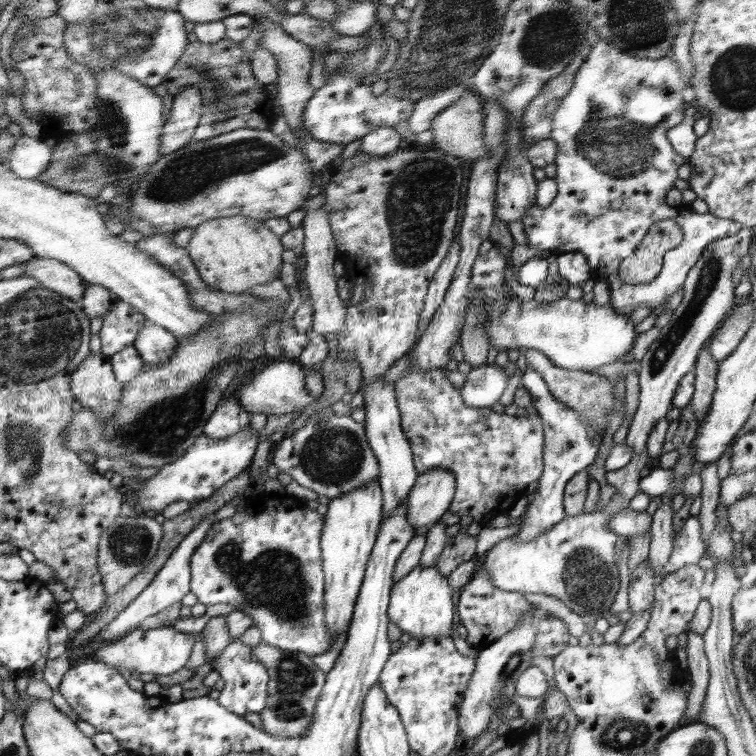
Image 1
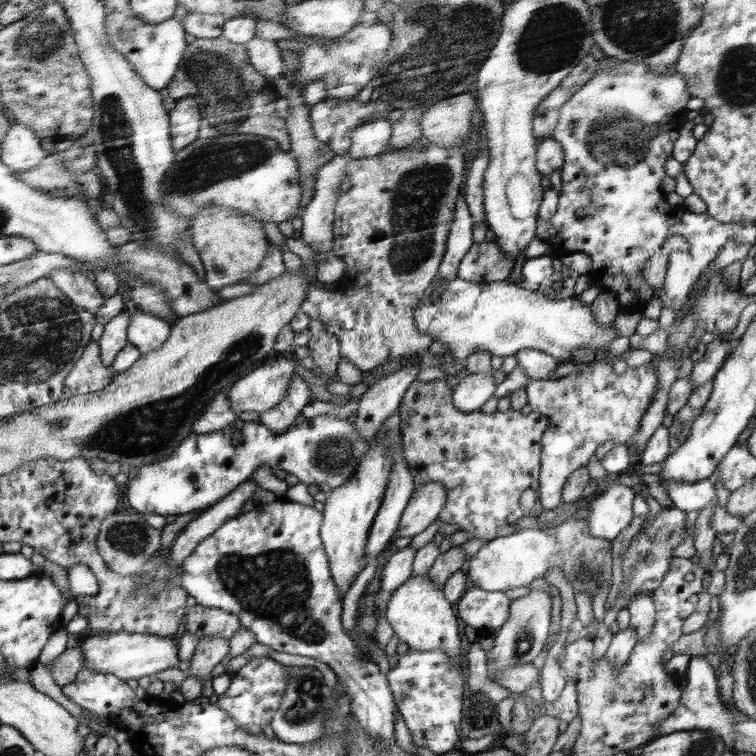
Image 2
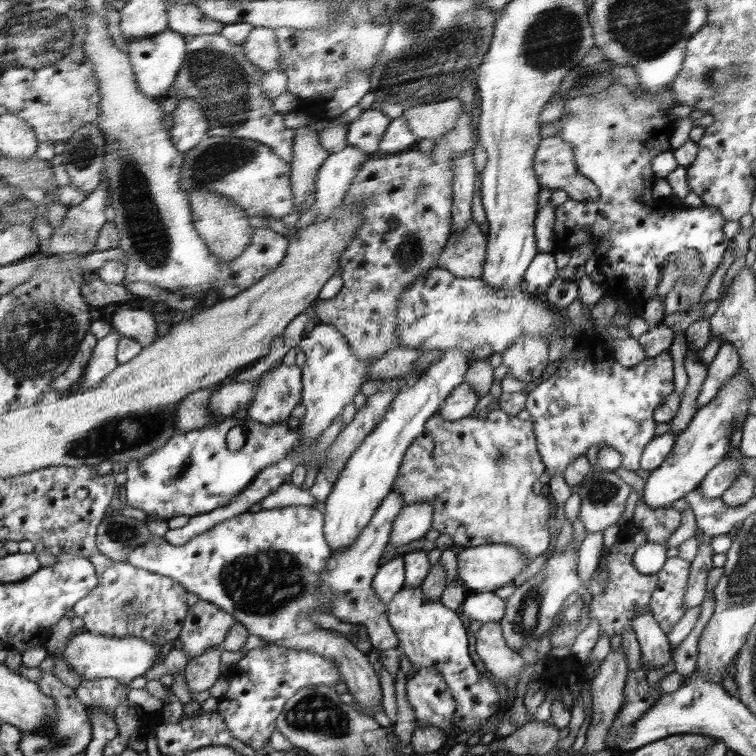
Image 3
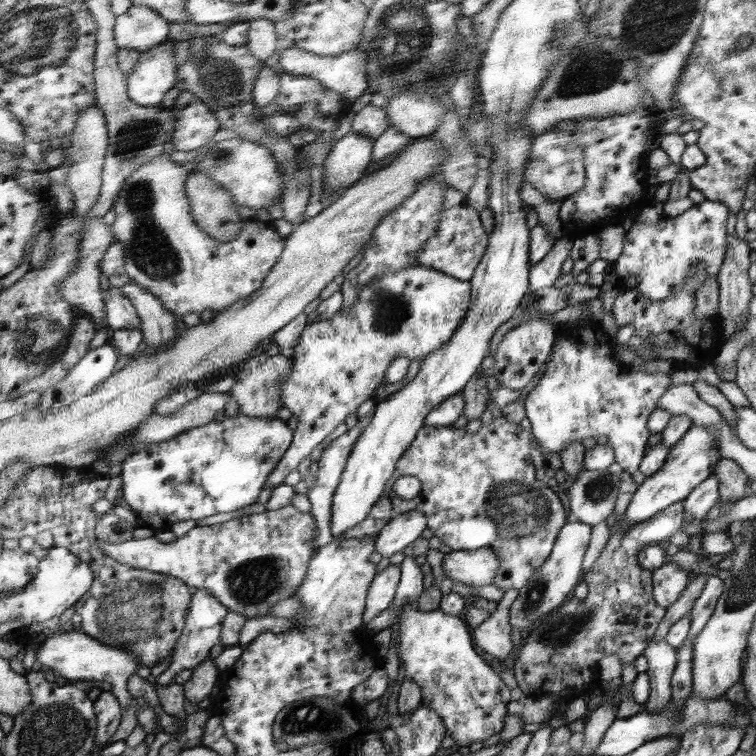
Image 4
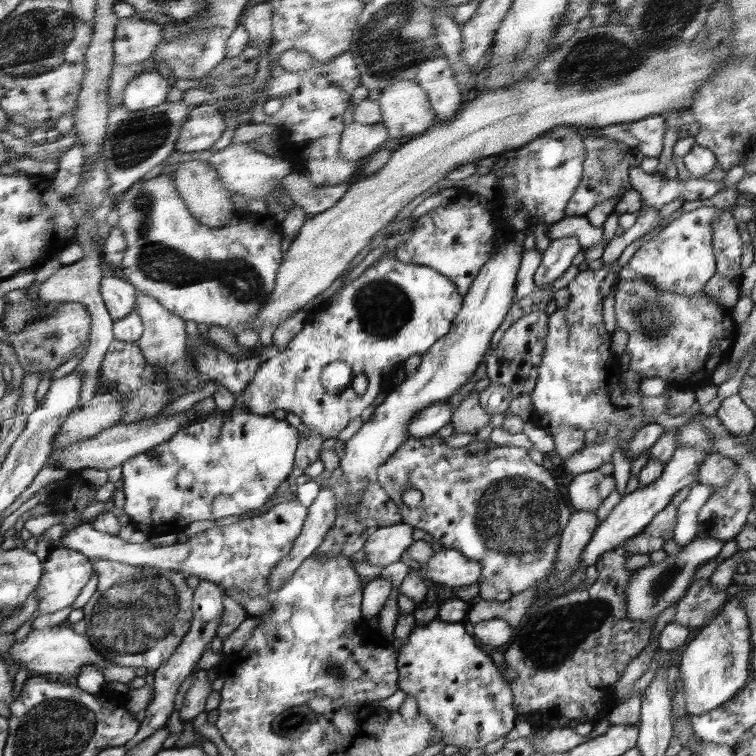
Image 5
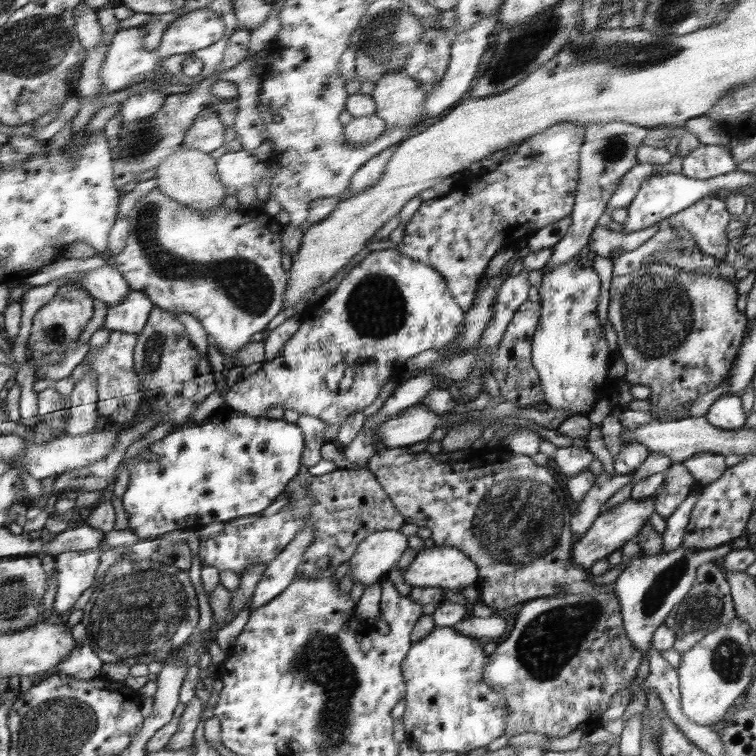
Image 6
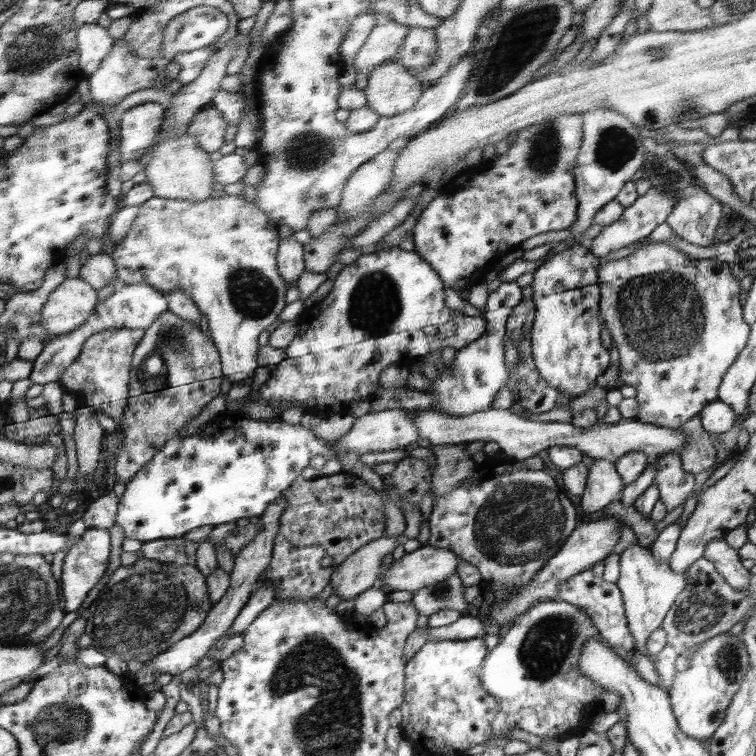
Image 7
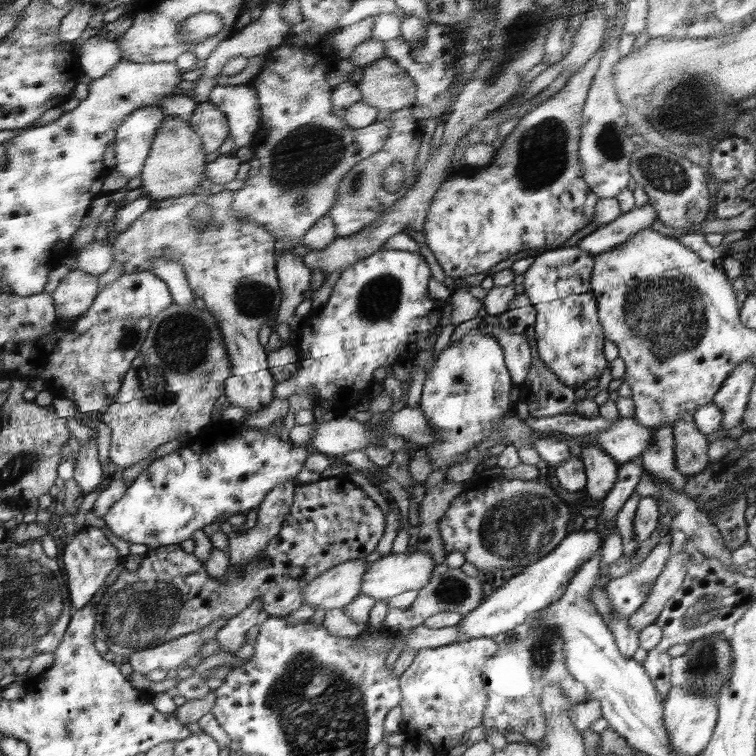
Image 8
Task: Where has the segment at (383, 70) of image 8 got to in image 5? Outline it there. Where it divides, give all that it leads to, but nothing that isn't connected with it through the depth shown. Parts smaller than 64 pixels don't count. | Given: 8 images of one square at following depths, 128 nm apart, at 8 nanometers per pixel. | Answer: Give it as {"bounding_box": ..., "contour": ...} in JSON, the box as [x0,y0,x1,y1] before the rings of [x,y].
{"bounding_box":[377,79,438,138],"contour":[[[415,79],[393,82],[381,90],[377,101],[381,108],[382,123],[387,128],[390,138],[424,134],[428,129],[436,126],[438,121],[426,89]]]}

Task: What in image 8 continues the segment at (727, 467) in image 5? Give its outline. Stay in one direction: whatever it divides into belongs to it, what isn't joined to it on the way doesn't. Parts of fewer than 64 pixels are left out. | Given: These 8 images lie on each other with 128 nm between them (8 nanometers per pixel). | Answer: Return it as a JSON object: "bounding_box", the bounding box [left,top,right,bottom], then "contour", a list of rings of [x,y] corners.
{"bounding_box":[672,412,712,475],"contour":[[[684,412],[672,426],[676,468],[685,475],[702,472],[712,463],[708,456],[710,443],[696,424],[695,417]]]}

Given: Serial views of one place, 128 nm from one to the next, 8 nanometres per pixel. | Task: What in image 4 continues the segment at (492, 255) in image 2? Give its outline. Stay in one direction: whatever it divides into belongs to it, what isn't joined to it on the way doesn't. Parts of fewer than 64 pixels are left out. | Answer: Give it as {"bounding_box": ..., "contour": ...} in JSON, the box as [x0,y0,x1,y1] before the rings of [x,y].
{"bounding_box":[416,204,490,282],"contour":[[[466,204],[455,205],[443,211],[443,218],[439,220],[439,230],[416,252],[416,264],[438,269],[456,280],[468,282],[474,278],[476,268],[487,252],[489,239],[490,235],[480,222],[479,212]]]}

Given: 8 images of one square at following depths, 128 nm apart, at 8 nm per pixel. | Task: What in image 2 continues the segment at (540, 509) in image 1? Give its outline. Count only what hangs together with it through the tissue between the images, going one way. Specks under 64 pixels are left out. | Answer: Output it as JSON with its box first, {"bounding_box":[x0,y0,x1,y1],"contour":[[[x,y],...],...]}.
{"bounding_box":[526,362,660,510],"contour":[[[647,362],[640,368],[628,368],[624,375],[617,375],[612,366],[604,363],[596,363],[586,367],[581,372],[572,373],[566,377],[553,381],[534,381],[529,379],[526,388],[528,406],[533,411],[541,412],[550,421],[542,436],[542,470],[539,472],[539,501],[544,510],[554,510],[563,503],[563,487],[567,480],[579,468],[586,467],[590,458],[594,456],[596,448],[608,440],[616,444],[625,444],[629,448],[631,466],[640,466],[640,454],[635,448],[631,448],[631,440],[638,435],[642,418],[648,412],[652,402],[655,401],[656,392],[660,390],[660,375],[653,368],[653,364]]]}

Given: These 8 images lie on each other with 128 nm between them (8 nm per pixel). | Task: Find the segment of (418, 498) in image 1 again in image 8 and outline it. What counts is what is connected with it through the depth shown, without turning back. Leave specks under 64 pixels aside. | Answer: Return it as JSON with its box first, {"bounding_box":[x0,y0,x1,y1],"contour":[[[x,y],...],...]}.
{"bounding_box":[303,559,367,609],"contour":[[[364,559],[337,564],[309,584],[303,591],[303,599],[316,609],[347,607],[362,594],[363,576],[367,565]]]}

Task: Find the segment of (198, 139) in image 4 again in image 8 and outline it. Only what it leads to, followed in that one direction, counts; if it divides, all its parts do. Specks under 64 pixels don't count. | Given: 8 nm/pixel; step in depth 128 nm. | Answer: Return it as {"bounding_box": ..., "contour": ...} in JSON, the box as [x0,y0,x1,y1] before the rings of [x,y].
{"bounding_box":[189,101,228,155],"contour":[[[209,101],[200,102],[189,117],[192,127],[203,137],[204,148],[209,155],[222,146],[228,138],[228,124],[226,117],[218,107]]]}

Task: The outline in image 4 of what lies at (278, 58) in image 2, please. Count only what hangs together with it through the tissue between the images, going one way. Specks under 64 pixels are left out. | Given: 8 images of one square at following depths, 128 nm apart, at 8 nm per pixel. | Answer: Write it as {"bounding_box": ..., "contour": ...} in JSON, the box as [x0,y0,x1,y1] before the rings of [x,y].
{"bounding_box":[246,18,277,63],"contour":[[[257,18],[249,22],[246,48],[252,57],[261,63],[270,59],[276,49],[277,38],[275,35],[275,22],[265,18]]]}

